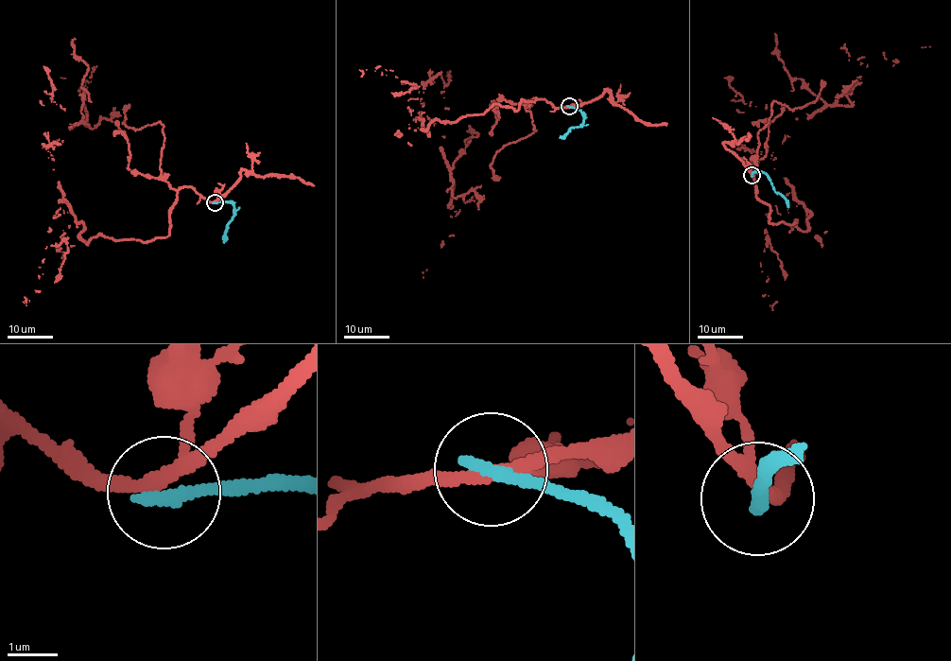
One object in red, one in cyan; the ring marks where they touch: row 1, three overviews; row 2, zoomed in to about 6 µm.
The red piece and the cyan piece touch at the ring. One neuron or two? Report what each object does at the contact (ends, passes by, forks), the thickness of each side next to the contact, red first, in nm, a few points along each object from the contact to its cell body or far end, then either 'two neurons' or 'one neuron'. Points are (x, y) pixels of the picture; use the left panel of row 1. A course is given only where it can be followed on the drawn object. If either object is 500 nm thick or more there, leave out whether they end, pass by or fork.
red forks there; cyan ends there; 240 nm thick on the red side, 280 nm on the other; red runs (215, 202), (181, 187), (165, 236), (147, 241), (100, 235), (86, 243), (46, 149), (52, 98), (43, 66); cyan runs (215, 202), (233, 204), (233, 218), (224, 243); two neurons

